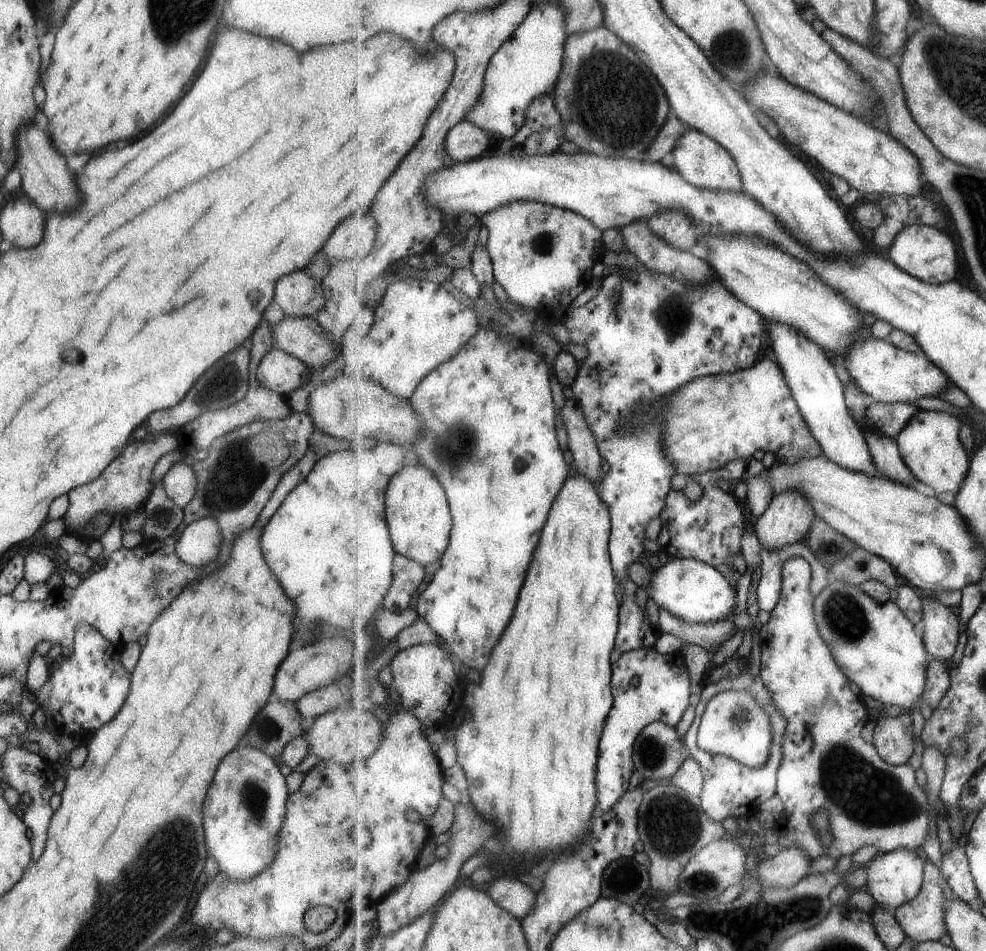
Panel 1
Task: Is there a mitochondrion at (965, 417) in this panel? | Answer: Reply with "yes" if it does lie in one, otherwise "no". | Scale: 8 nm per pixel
no

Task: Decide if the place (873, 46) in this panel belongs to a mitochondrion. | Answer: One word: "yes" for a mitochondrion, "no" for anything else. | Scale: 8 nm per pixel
no

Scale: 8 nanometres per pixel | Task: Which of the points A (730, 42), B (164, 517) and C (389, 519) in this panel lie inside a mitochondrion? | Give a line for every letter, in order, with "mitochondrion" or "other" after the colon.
A: mitochondrion
B: mitochondrion
C: other

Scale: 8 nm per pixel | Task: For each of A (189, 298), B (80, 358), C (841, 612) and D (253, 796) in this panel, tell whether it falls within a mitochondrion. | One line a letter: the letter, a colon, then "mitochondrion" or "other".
A: other
B: other
C: mitochondrion
D: mitochondrion

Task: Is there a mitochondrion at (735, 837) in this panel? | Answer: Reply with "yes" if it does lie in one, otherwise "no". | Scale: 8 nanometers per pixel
no

